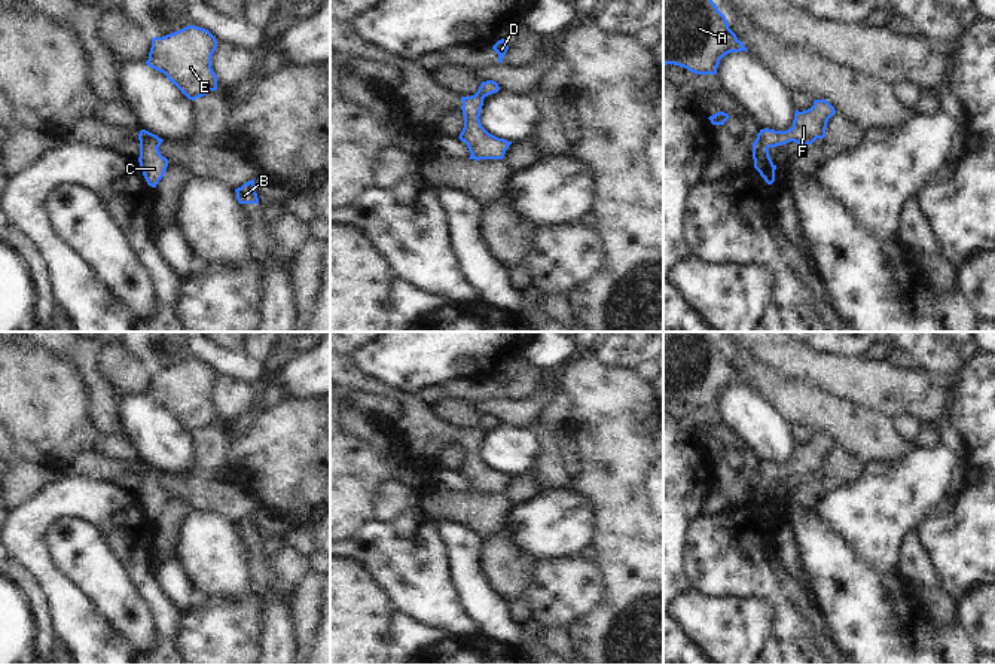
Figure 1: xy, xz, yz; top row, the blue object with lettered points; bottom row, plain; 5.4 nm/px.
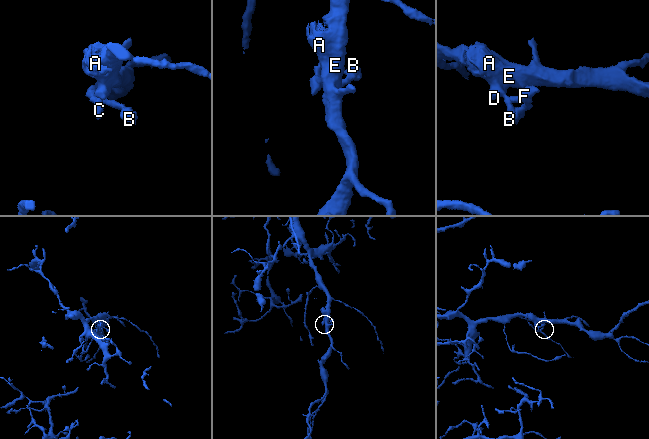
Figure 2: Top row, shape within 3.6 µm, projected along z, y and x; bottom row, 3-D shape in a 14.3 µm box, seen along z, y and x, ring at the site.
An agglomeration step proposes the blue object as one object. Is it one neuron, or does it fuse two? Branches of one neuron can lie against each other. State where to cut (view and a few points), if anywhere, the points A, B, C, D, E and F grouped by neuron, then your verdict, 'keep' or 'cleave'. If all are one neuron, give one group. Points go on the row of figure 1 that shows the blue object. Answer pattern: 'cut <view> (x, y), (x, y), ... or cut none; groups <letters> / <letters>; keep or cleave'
cut yz (757, 134), (759, 140), (768, 148); groups A C D E / B F; cleave

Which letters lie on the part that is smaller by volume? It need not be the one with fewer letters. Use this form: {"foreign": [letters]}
{"foreign": ["B", "F"]}

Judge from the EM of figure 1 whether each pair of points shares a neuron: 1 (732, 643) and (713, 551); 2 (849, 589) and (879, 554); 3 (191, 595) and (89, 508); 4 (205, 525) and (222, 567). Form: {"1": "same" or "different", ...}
{"1": "different", "2": "different", "3": "different", "4": "same"}

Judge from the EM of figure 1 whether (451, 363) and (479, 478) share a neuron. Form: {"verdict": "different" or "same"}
{"verdict": "different"}

